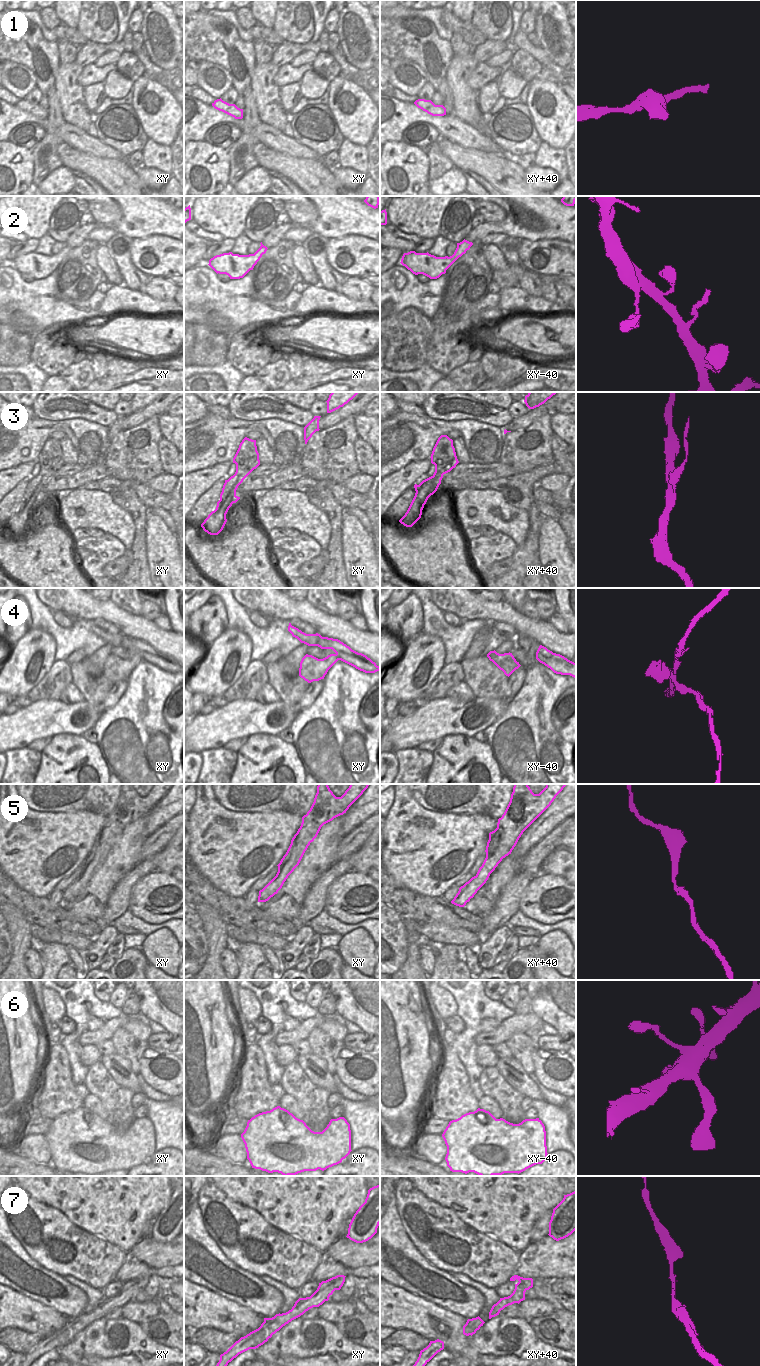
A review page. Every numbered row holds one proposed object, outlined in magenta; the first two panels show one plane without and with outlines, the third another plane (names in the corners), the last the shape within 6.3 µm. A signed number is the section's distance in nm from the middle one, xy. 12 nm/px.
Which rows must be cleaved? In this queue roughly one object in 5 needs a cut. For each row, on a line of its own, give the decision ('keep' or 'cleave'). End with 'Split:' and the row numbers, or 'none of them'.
1: keep
2: keep
3: cleave
4: cleave
5: keep
6: keep
7: keep
Split: 3, 4

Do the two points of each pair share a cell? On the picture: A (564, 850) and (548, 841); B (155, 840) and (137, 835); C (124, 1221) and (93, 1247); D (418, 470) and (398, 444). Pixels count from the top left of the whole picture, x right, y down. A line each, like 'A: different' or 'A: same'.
A: different
B: different
C: different
D: different

